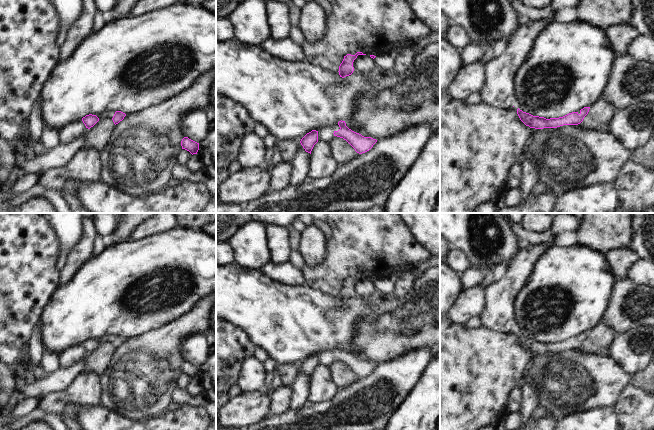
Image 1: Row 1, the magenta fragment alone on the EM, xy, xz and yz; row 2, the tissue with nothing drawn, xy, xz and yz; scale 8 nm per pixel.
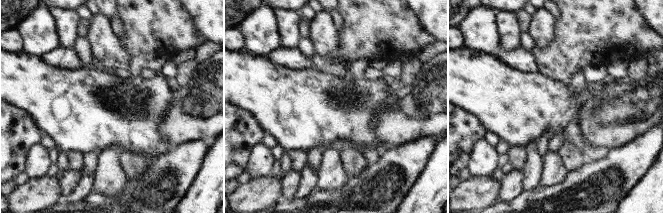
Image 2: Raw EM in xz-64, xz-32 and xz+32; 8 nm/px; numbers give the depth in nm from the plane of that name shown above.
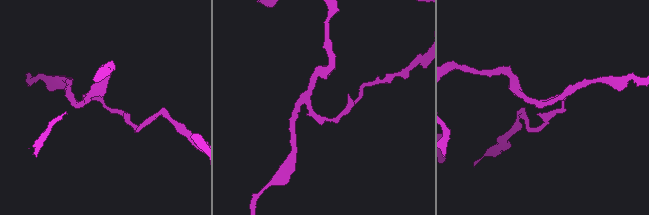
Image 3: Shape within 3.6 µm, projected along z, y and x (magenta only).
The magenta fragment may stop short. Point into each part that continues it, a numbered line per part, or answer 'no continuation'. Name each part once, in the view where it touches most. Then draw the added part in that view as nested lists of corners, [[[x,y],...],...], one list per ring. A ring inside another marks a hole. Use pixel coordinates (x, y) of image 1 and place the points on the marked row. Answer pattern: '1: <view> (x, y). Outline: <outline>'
1: xz (325, 134). Outline: [[[333,125],[330,127],[324,127],[318,131],[318,141],[320,142],[328,142],[334,136],[334,132],[340,129],[339,125]]]

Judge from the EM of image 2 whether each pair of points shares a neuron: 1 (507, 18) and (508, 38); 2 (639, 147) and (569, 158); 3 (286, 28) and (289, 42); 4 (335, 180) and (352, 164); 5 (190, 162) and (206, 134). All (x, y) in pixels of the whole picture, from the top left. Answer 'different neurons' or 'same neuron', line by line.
1: same neuron
2: different neurons
3: same neuron
4: different neurons
5: different neurons

